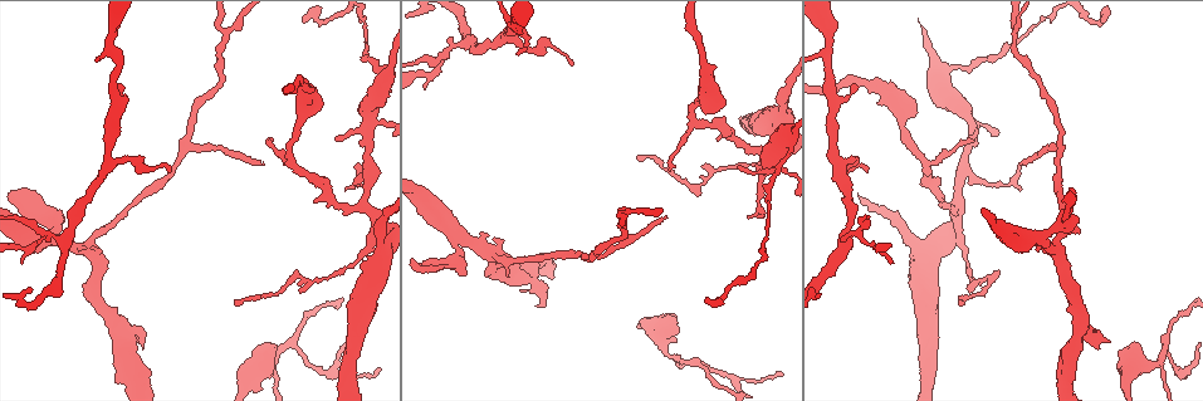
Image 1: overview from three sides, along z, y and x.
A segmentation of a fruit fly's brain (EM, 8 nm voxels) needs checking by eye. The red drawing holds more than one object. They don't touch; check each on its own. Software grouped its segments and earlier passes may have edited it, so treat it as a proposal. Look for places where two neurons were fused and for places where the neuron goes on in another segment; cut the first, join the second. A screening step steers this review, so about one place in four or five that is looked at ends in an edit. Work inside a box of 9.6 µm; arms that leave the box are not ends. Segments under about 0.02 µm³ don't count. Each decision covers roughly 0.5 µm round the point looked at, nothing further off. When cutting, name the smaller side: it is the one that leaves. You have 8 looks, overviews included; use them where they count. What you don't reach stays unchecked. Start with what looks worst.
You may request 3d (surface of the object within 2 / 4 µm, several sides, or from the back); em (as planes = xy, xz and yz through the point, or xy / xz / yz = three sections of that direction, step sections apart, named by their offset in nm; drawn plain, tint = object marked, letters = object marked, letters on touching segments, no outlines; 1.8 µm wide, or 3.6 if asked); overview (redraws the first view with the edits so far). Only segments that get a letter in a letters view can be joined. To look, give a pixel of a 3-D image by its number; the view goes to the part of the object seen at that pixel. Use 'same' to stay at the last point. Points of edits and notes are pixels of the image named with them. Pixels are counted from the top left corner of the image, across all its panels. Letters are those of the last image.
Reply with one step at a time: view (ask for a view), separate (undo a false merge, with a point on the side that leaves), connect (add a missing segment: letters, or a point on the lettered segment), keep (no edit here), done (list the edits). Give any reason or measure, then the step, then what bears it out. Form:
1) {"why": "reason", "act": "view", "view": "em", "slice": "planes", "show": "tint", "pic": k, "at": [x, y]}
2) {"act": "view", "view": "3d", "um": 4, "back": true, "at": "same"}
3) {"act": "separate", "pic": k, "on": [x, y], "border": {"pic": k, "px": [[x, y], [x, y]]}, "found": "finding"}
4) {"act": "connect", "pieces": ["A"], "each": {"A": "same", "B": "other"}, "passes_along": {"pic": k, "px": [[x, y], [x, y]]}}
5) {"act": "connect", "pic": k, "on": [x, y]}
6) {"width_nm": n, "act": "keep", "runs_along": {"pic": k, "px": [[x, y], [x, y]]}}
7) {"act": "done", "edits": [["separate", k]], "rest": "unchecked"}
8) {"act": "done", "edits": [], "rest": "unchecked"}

{"why": "thin neck", "act": "view", "view": "3d", "um": 2, "pic": 1, "at": [441, 65]}

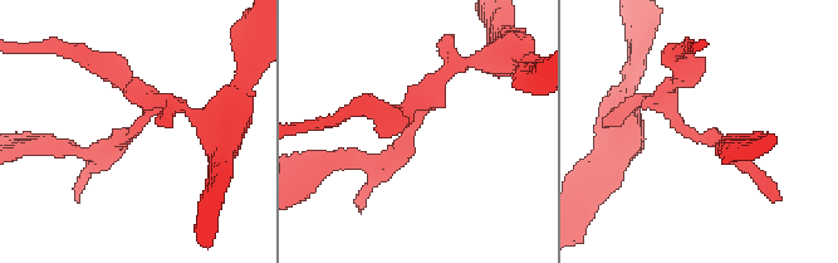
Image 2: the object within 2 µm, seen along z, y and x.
{"act": "view", "view": "em", "slice": "planes", "show": "letters", "pic": 2, "at": [696, 131]}

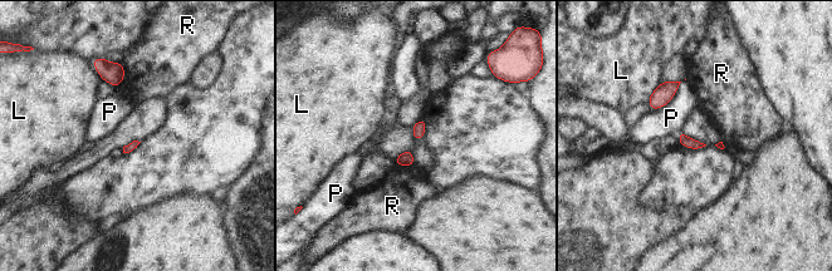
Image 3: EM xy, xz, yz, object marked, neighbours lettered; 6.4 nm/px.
{"width_nm": 50, "act": "keep", "each": {"L": "other", "P": "other", "R": "other"}, "border": {"pic": 3, "px": [[681, 82], [662, 107], [650, 111]]}, "found": "one neuron here"}

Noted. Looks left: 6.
{"act": "view", "view": "em", "slice": "planes", "show": "tint", "pic": 1, "at": [92, 248]}

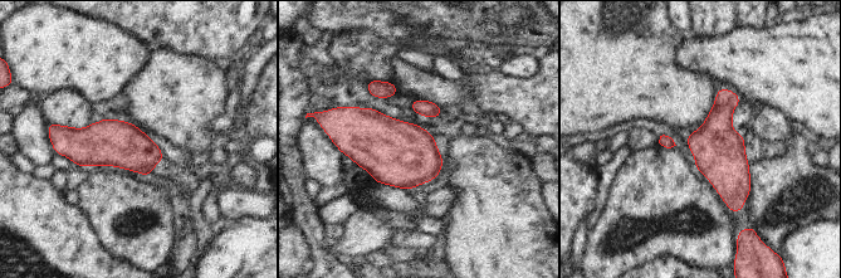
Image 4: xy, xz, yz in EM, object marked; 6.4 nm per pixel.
{"act": "view", "view": "em", "slice": "planes", "show": "letters", "at": "same"}

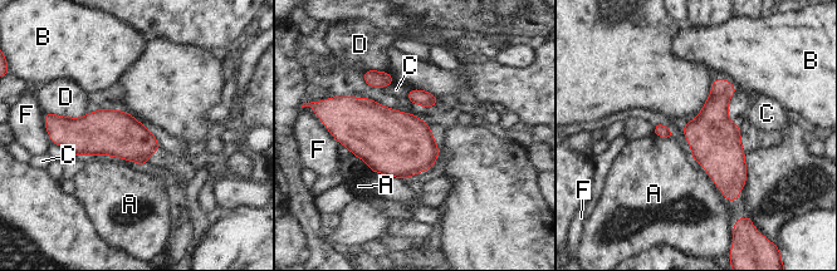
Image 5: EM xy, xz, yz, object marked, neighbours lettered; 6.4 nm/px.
{"act": "keep", "each": {"A": "other", "B": "other", "C": "other", "D": "other", "F": "other"}, "border": {"pic": 5, "px": [[690, 156], [727, 200], [739, 198]]}, "found": "continuous, no second neuron"}

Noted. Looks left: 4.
{"act": "view", "view": "3d", "um": 4, "pic": 1, "at": [855, 91]}

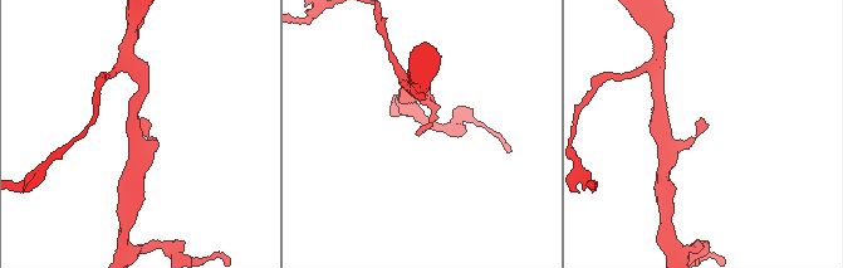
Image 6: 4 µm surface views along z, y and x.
{"act": "view", "view": "em", "um": 3.6, "slice": "xy", "step": 16, "show": "tint", "pic": 6, "at": [707, 125]}

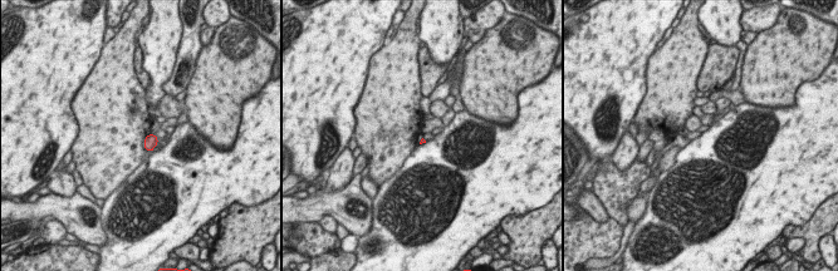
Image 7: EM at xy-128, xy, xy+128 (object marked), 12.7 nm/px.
{"why": "another direction", "act": "view", "view": "em", "um": 3.6, "slice": "planes", "show": "letters", "at": "same"}

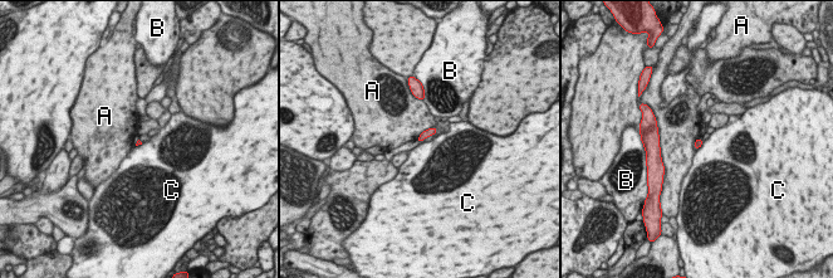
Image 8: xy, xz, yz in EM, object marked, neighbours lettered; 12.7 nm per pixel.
{"act": "keep", "each": {"A": "other", "B": "other", "C": "other"}, "border": {"pic": 8, "px": [[704, 141], [696, 150]]}, "found": "none of them fits"}

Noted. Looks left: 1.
{"act": "done", "edits": [], "rest": "unchecked"}

